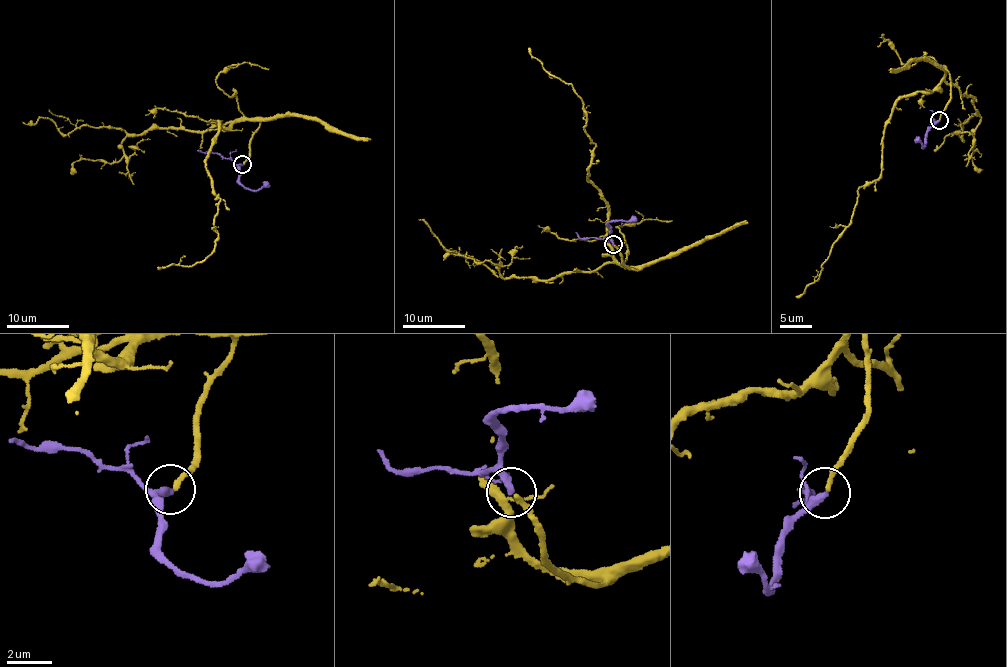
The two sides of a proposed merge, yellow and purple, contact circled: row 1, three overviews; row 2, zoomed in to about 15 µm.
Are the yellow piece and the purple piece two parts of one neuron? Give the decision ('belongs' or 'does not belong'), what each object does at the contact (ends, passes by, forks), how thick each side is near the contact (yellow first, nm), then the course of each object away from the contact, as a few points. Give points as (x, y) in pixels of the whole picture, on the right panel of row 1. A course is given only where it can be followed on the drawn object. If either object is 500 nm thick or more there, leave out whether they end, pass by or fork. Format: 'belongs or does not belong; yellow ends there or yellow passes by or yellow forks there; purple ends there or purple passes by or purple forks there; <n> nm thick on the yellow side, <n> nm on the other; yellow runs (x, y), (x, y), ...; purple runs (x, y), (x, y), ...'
belongs; yellow ends there; purple ends there; 200 nm thick on the yellow side, 360 nm on the other; yellow runs (939, 120), (947, 70), (931, 91), (896, 103), (880, 176), (858, 190), (850, 224), (819, 279), (796, 297); purple runs (939, 120), (930, 129), (923, 148), (916, 137)

